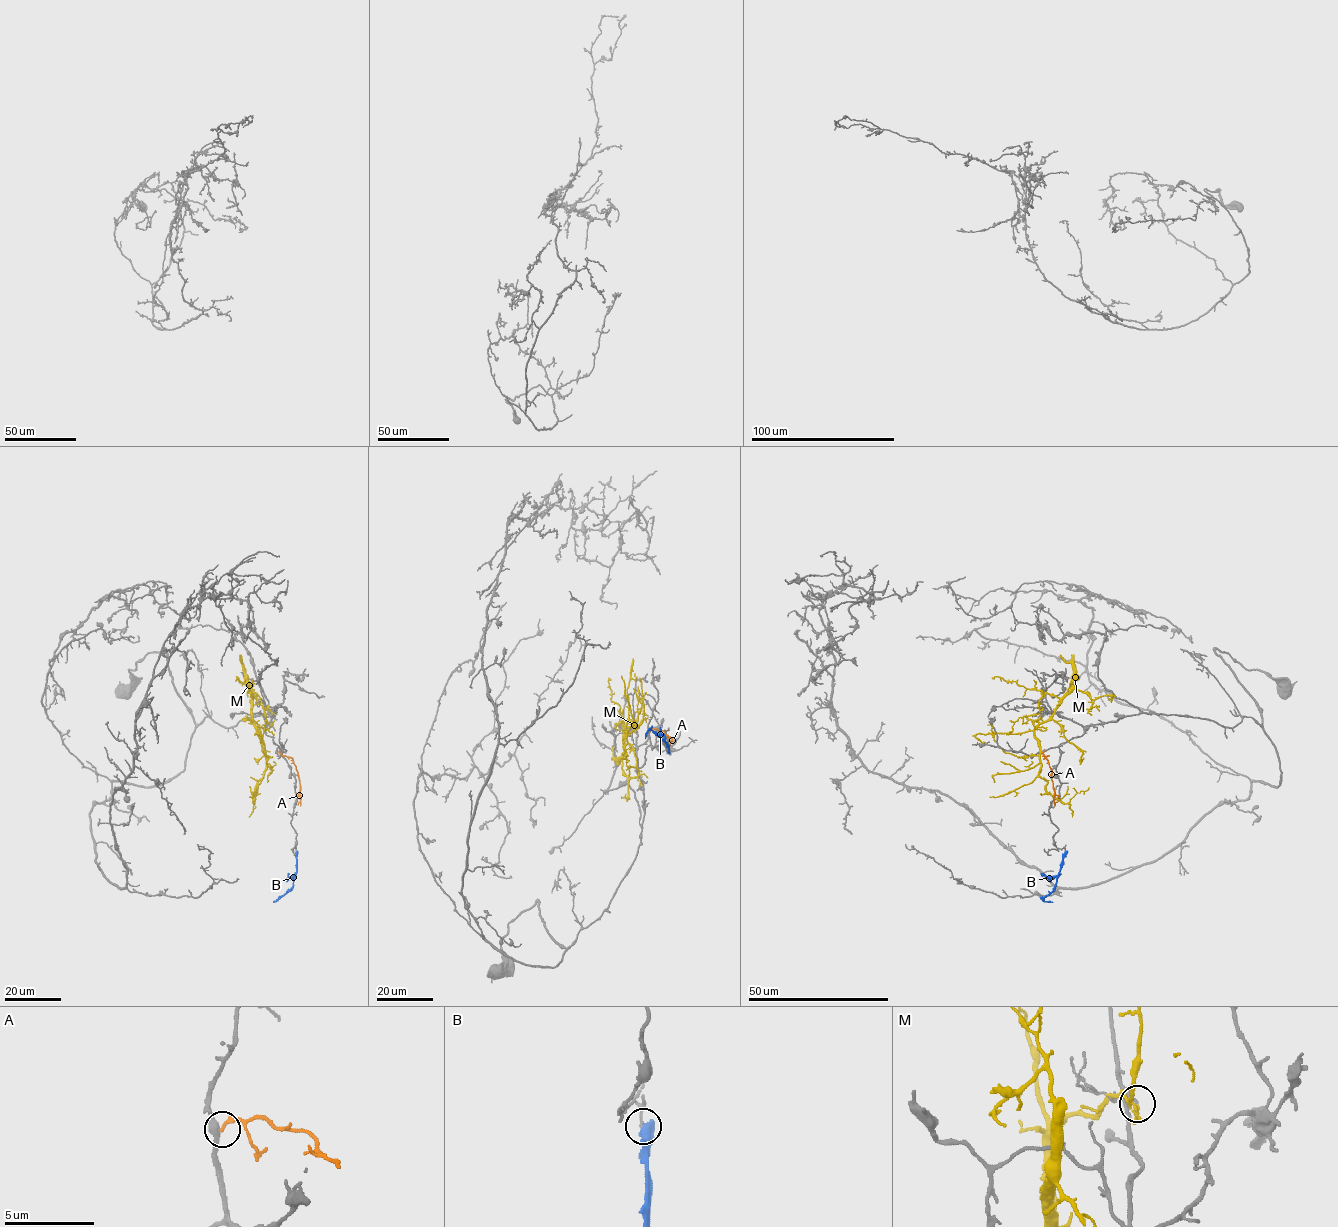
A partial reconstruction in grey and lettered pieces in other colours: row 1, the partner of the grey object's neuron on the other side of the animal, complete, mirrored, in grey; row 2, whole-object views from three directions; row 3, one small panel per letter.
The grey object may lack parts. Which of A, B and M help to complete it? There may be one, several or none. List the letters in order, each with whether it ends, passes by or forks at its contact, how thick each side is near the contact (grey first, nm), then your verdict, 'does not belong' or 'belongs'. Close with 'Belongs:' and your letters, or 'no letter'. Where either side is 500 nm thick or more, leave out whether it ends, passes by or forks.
A: it ends there; 380 nm thick on the grey side, 200 nm on the other; does not belong
B: 80 nm thick on the grey side, 700 nm on the other; does not belong
M: it ends there; 100 nm thick on the grey side, 80 nm on the other; does not belong
Belongs: no letter

